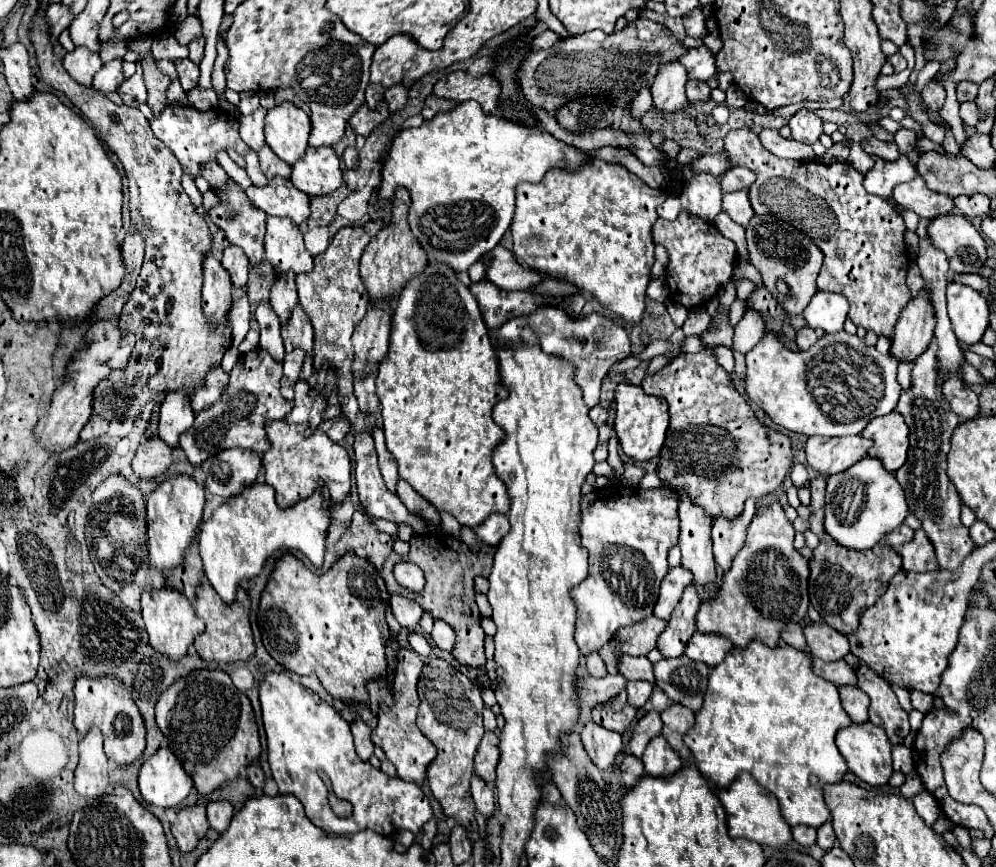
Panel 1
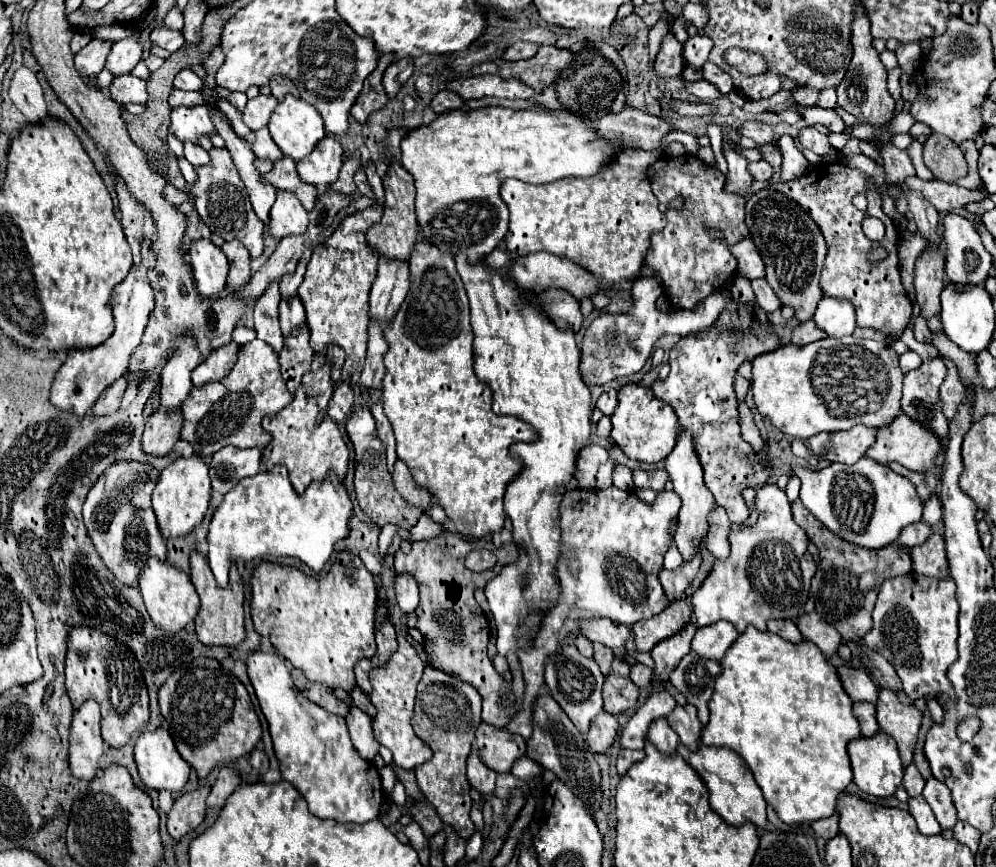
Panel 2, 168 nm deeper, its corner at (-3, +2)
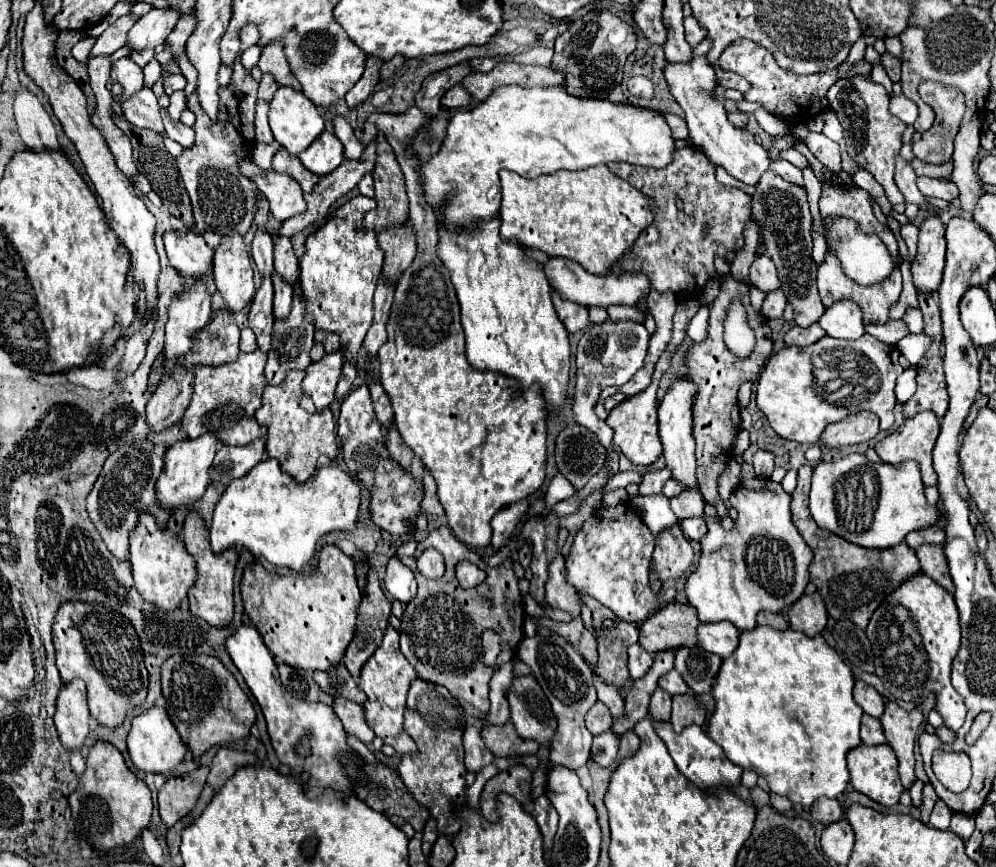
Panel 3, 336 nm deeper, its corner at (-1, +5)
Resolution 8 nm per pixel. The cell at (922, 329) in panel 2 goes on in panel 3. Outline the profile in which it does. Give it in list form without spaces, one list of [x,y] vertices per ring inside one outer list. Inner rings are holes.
[[[893,320],[887,324],[867,324],[867,334],[875,336],[877,340],[886,344],[896,345],[897,342],[909,334],[909,328],[905,326],[903,320]]]

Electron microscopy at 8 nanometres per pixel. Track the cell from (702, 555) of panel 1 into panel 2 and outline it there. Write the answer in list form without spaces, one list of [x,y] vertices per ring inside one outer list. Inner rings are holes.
[[[679,431],[677,443],[675,443],[673,451],[667,455],[665,465],[667,465],[665,469],[669,473],[669,479],[673,481],[673,489],[683,501],[683,507],[679,511],[679,529],[675,533],[675,543],[683,555],[683,559],[691,559],[697,553],[697,549],[703,549],[703,535],[707,533],[707,515],[715,505],[711,491],[703,483],[703,467],[695,453],[695,443],[693,443],[691,431]]]

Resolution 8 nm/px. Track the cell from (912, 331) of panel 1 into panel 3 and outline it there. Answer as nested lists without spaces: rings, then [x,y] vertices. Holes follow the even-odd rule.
[[[929,216],[919,228],[919,246],[911,272],[917,292],[931,294],[939,288],[945,268],[945,226],[939,216]]]

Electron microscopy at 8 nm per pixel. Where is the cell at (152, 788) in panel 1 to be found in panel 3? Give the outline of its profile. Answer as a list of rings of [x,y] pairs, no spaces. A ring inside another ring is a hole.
[[[149,708],[145,712],[141,712],[139,716],[133,718],[131,724],[131,732],[127,738],[127,746],[129,746],[129,756],[131,762],[141,770],[141,772],[151,772],[151,774],[163,774],[169,776],[185,758],[185,744],[181,742],[181,736],[177,734],[177,730],[173,728],[169,716],[165,710],[161,708]]]

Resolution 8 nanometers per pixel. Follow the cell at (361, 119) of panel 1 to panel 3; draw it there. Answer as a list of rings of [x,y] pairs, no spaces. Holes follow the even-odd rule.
[[[367,58],[367,66],[365,66],[365,74],[359,78],[359,82],[349,90],[349,94],[345,94],[345,102],[349,108],[357,108],[359,104],[363,104],[371,94],[375,84],[379,82],[379,68],[381,68],[381,58]]]

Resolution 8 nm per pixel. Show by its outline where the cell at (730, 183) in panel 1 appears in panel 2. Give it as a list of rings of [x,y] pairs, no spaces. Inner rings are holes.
[[[757,161],[757,163],[751,163],[749,165],[749,171],[753,173],[753,177],[757,181],[769,181],[773,177],[773,169],[767,161]]]

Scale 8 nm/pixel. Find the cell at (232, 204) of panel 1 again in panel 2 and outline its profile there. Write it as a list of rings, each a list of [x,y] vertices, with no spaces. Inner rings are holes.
[[[211,149],[209,151],[211,163],[205,167],[195,167],[197,181],[189,185],[189,193],[193,195],[195,209],[201,217],[201,221],[211,229],[213,235],[229,239],[239,239],[251,253],[253,259],[257,259],[263,253],[263,223],[257,219],[247,189],[231,161],[231,155],[227,149]]]

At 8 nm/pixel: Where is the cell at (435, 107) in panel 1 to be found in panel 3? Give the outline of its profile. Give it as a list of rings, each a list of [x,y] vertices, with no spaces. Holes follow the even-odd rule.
[[[461,84],[449,88],[441,98],[443,108],[465,108],[467,104],[471,104],[471,96]]]

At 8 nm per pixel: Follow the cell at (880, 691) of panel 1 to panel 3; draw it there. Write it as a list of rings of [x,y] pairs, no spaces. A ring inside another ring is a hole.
[[[887,702],[885,712],[881,716],[881,724],[883,724],[883,732],[885,732],[889,746],[897,754],[901,782],[903,782],[905,788],[909,788],[915,780],[913,748],[915,748],[915,738],[917,738],[919,726],[923,724],[921,706],[915,706],[911,712],[907,712],[899,704]]]

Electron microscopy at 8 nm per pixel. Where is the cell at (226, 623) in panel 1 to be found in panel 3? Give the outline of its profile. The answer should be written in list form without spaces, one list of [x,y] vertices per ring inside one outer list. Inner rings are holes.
[[[189,512],[183,526],[183,542],[187,552],[197,562],[197,582],[189,590],[189,606],[191,612],[205,620],[209,626],[225,628],[233,620],[233,572],[237,564],[237,552],[227,550],[225,554],[213,554],[209,548],[209,532],[205,528],[203,518],[197,512]]]

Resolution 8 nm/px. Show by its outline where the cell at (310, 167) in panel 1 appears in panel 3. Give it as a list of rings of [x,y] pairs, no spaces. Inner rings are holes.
[[[323,132],[305,152],[299,154],[299,158],[309,172],[325,176],[331,174],[343,162],[343,144],[335,134]]]

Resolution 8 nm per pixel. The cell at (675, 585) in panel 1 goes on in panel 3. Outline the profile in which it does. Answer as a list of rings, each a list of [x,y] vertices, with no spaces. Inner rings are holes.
[[[671,526],[661,532],[653,558],[651,558],[651,572],[659,576],[661,582],[673,580],[677,582],[687,568],[693,564],[695,552],[685,538],[679,526]]]

